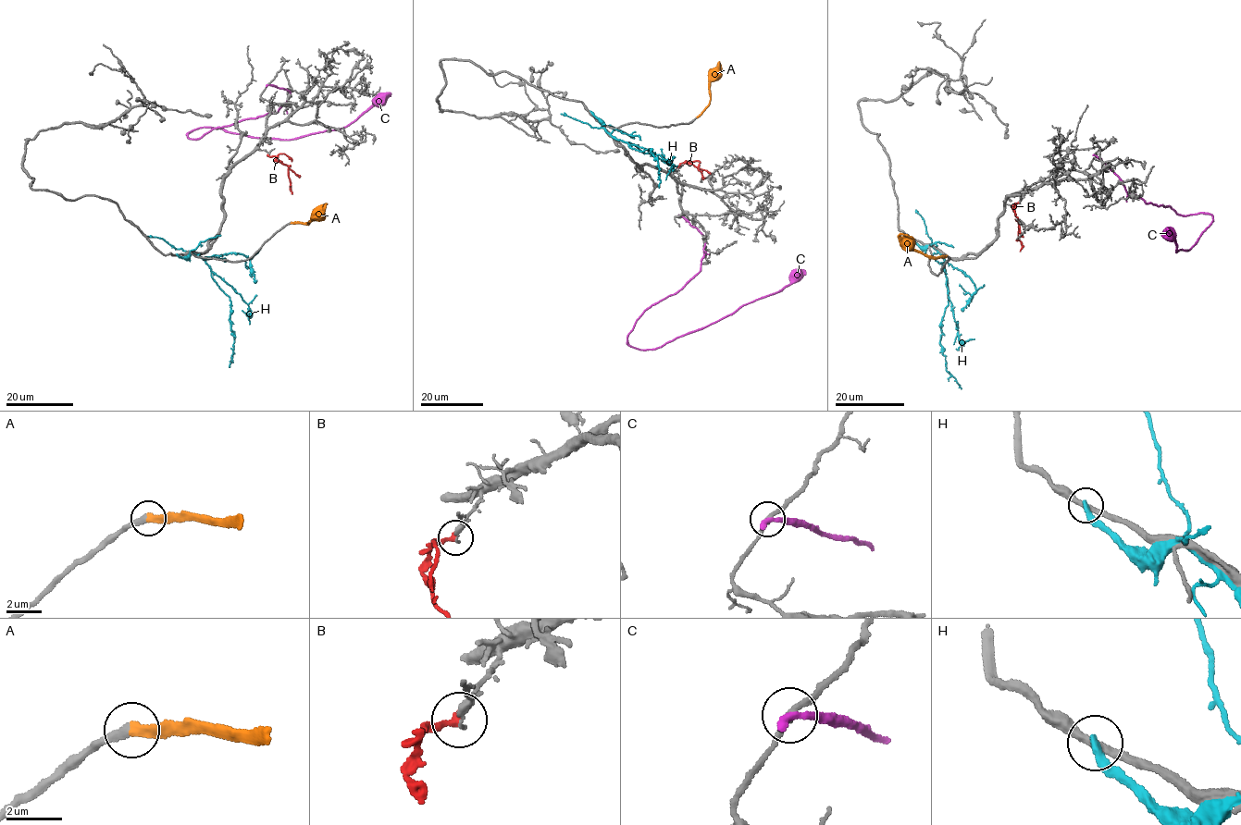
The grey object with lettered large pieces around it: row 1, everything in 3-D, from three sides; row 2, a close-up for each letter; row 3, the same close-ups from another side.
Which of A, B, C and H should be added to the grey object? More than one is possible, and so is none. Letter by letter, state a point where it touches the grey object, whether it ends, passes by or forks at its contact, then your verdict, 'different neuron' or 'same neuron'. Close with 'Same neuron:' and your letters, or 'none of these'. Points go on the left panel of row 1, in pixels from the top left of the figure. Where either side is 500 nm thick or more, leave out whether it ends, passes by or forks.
A: contact (291, 223); it ends; same neuron
B: contact (268, 155); it ends; different neuron
C: contact (267, 84); it ends; different neuron
H: contact (176, 254); it ends; different neuron
Same neuron: A

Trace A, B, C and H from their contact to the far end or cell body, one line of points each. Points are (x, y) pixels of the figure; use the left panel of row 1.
A: (291, 223), (309, 224), (327, 203)
B: (268, 155), (288, 166), (292, 193)
C: (267, 84), (290, 92), (279, 111), (188, 137), (203, 127), (290, 140), (346, 127), (390, 93)
H: (176, 254), (183, 257), (189, 252), (201, 257), (210, 267), (213, 280), (229, 298), (234, 339), (229, 367)

